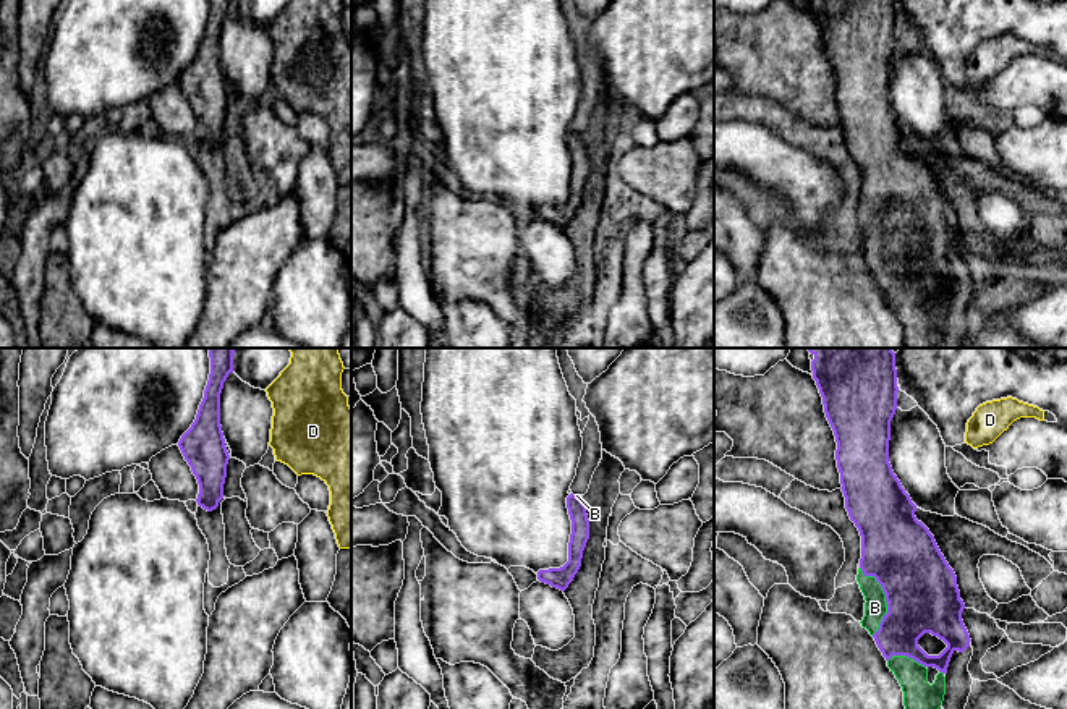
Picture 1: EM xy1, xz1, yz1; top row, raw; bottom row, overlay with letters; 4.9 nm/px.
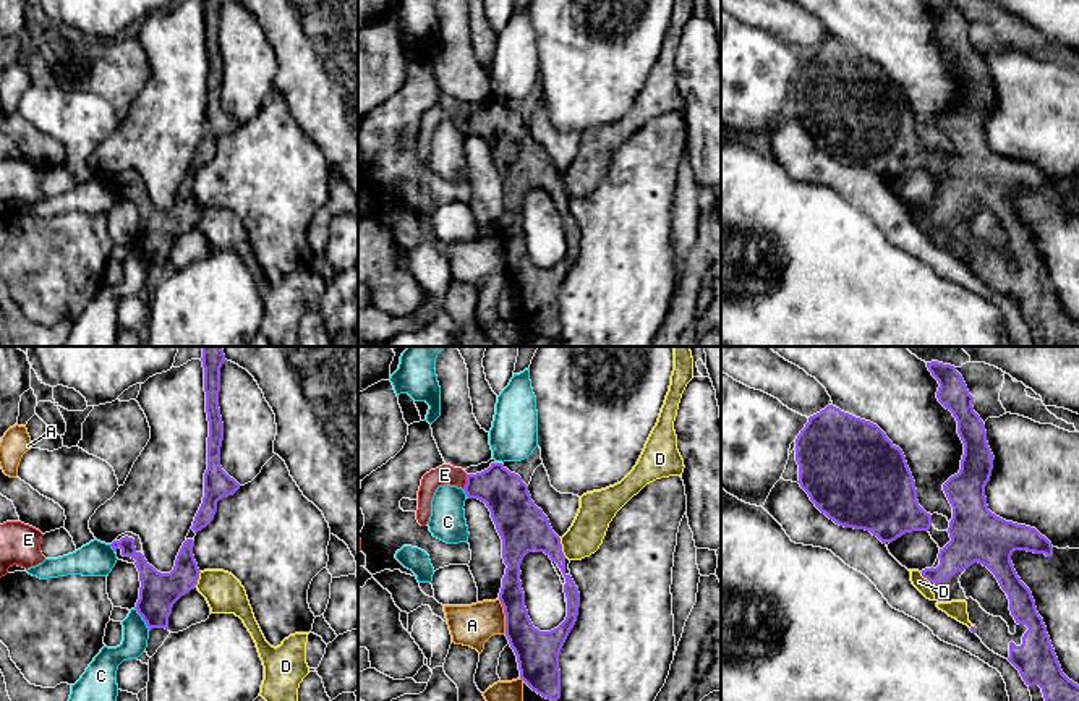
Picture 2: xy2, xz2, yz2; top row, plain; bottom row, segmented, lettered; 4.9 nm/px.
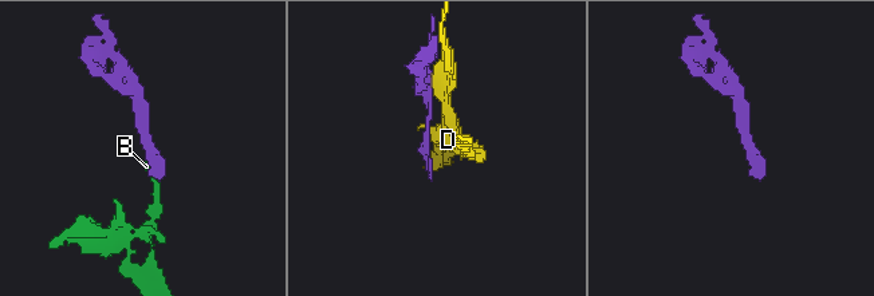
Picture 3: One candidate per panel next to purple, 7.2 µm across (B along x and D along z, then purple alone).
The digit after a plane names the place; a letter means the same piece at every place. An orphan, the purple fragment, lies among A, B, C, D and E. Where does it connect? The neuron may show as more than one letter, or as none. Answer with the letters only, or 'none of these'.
B

